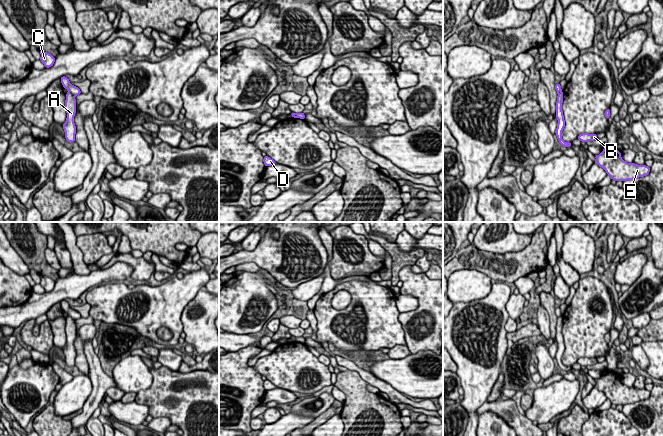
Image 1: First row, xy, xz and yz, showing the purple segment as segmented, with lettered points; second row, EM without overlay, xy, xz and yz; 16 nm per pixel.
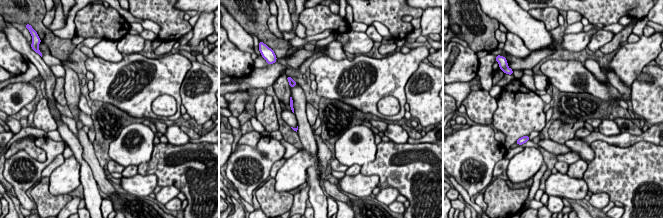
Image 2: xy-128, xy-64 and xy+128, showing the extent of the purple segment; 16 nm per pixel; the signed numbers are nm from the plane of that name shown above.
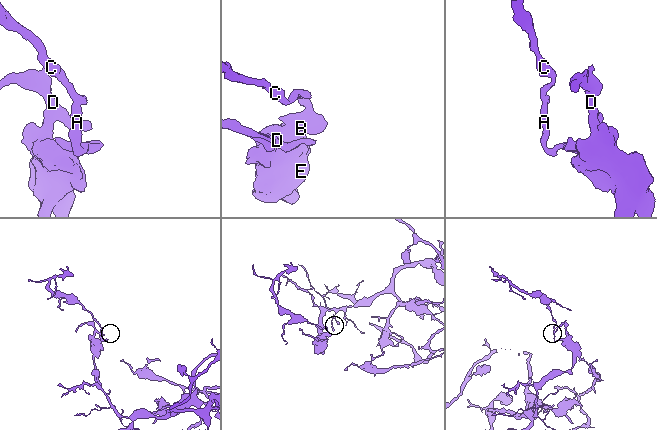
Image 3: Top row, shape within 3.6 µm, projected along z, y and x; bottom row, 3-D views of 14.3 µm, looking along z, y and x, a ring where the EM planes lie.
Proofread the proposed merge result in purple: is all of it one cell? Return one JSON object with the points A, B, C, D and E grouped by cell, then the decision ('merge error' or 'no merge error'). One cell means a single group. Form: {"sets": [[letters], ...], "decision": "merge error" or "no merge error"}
{"sets": [["A", "B", "D", "E"], ["C"]], "decision": "merge error"}

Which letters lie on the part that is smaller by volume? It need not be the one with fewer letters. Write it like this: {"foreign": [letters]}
{"foreign": ["C"]}

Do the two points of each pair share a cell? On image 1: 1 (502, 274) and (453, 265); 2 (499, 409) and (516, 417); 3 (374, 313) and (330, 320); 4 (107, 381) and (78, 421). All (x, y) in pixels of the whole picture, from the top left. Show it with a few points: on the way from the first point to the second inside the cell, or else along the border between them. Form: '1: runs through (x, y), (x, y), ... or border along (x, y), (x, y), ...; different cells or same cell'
1: runs through (490, 263), (465, 262); same cell
2: runs through (503, 409), (512, 416); same cell
3: runs through (363, 302), (356, 301), (344, 313), (341, 313); same cell
4: runs through (99, 391), (93, 404), (87, 411); same cell

